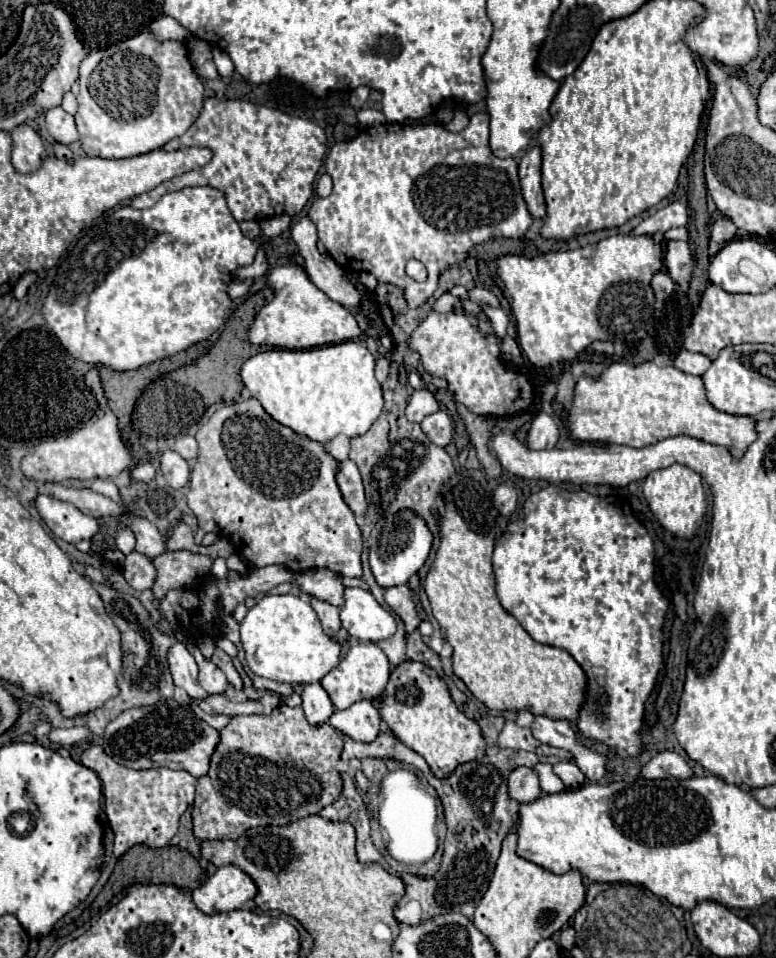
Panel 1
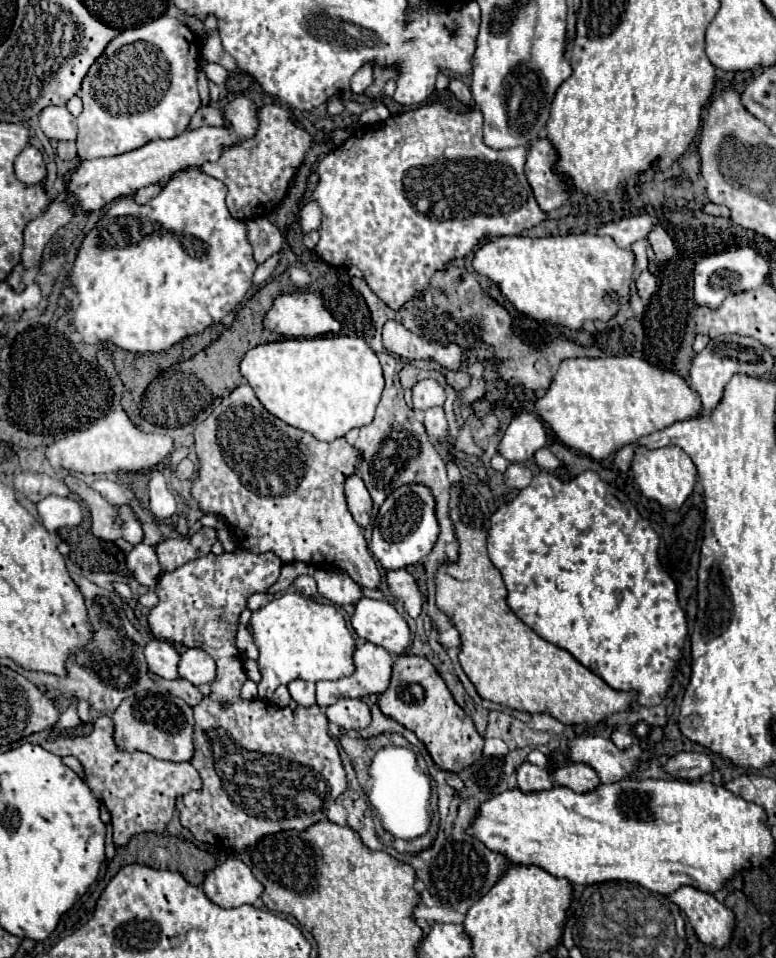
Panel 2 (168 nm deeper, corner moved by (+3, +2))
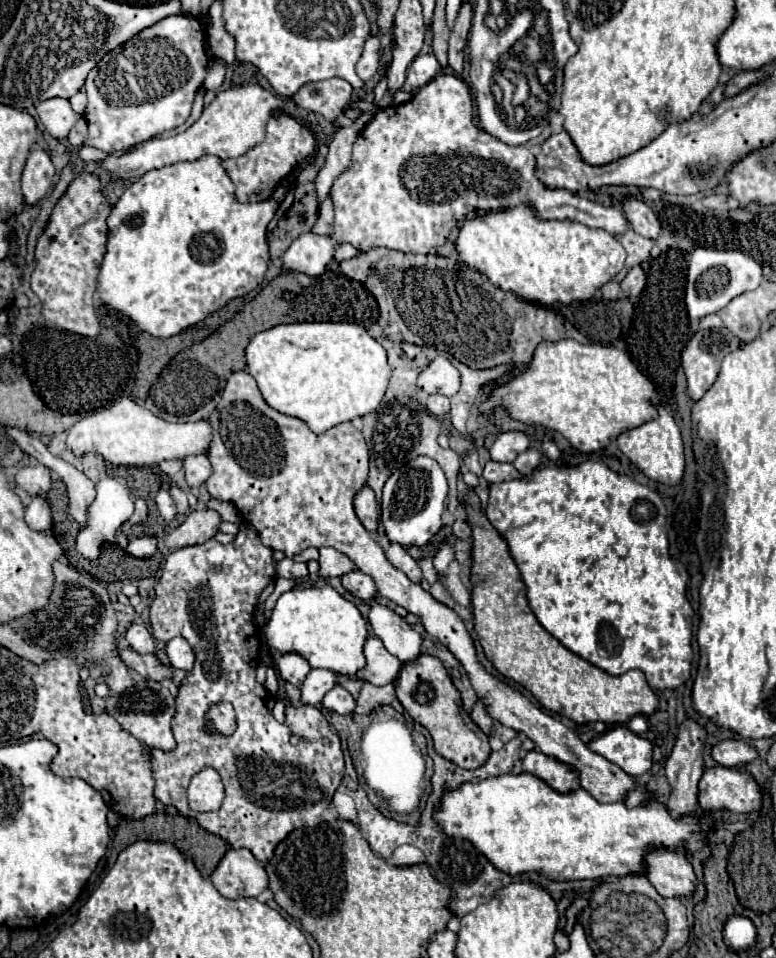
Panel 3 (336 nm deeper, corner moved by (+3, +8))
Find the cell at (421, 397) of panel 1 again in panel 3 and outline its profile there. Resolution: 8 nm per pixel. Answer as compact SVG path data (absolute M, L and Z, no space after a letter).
M437 356L417 380L417 388L425 394L443 394L453 396L459 390L459 372L457 368L443 356Z

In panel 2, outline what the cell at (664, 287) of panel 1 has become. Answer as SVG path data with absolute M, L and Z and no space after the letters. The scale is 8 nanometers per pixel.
M645 270L645 272L641 272L635 278L635 286L637 286L639 298L641 300L649 300L655 294L655 290L657 290L657 280L655 280L655 276L649 270Z

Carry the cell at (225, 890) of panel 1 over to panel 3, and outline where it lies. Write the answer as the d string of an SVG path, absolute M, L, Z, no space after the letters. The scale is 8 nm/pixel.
M229 848L223 860L213 870L211 882L221 896L231 900L259 896L269 884L263 864L245 848Z

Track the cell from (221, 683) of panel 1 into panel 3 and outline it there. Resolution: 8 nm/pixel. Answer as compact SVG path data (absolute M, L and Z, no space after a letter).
M173 638L167 642L167 656L169 656L169 662L173 668L179 668L179 670L193 670L193 664L195 664L195 652L193 648L189 646L189 642L185 642L185 638Z

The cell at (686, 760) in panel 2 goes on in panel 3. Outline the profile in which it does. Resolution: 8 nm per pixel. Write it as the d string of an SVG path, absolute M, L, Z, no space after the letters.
M727 740L727 742L719 742L711 748L711 758L721 764L721 766L739 766L739 764L747 764L751 760L755 760L757 752L753 746L745 744L743 740Z

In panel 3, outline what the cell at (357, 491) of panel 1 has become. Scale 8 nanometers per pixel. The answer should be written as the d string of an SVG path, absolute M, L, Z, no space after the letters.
M365 484L357 494L355 494L355 512L357 512L357 518L361 520L361 524L369 530L369 532L375 532L377 530L377 502L375 502L375 492Z

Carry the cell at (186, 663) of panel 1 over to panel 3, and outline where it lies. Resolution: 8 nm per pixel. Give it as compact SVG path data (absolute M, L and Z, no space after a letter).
M141 624L129 626L125 638L129 640L129 644L133 646L135 652L139 652L139 654L155 654L155 638L151 636L151 632L145 626L141 626Z

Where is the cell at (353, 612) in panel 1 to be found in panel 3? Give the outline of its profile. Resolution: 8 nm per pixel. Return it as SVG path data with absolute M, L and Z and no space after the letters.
M373 604L367 620L371 624L373 634L403 664L415 660L421 654L421 636L405 622L403 616L395 614L391 608Z

